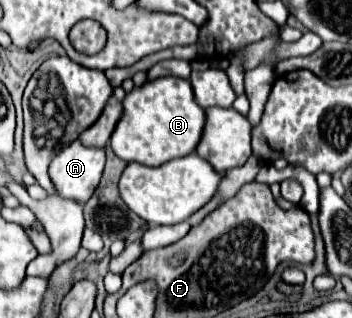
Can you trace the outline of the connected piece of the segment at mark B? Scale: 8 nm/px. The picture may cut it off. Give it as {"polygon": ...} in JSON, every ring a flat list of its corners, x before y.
{"polygon":[[167,76,147,80,123,98,123,114,111,134,113,152,125,162,161,166,169,160,191,154,205,126,205,110,195,102,189,80]]}

